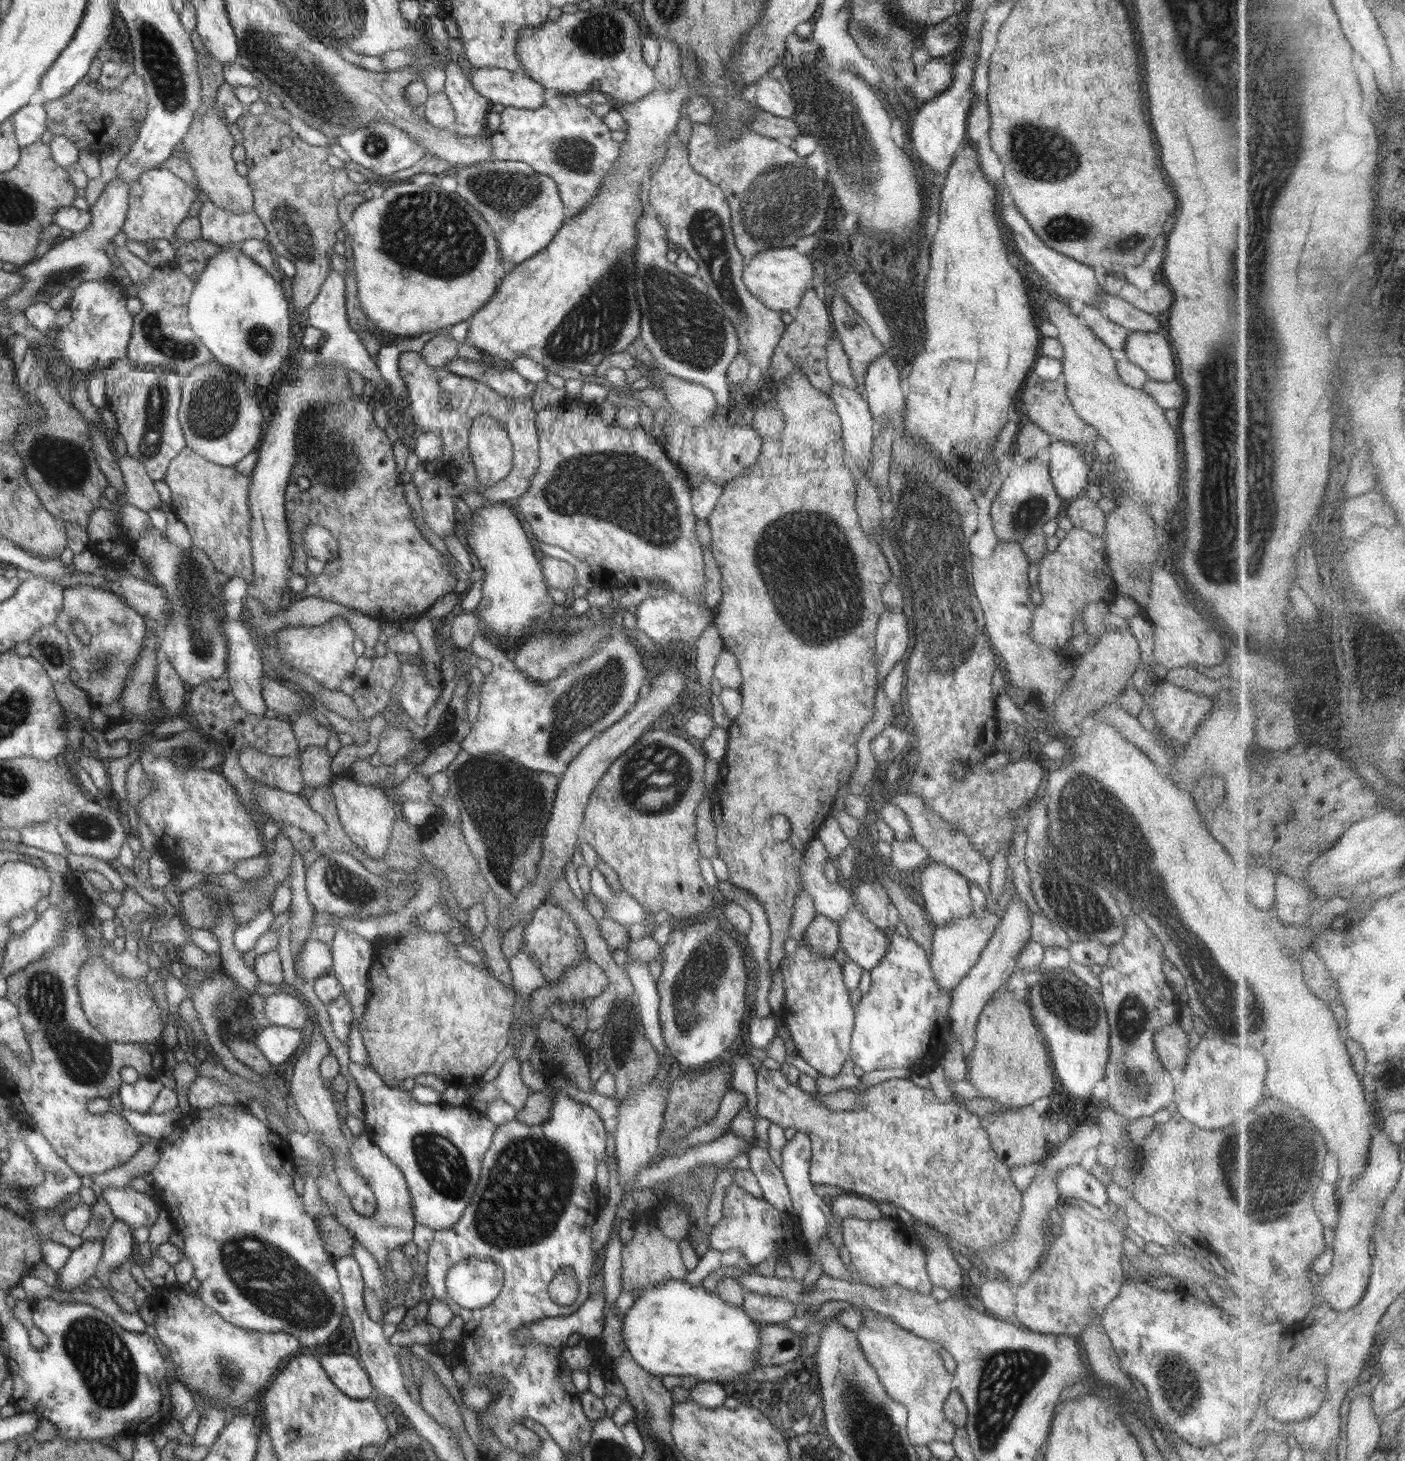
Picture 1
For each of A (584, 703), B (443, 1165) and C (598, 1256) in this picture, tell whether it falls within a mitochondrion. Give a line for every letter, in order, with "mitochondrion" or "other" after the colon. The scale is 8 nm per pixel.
A: mitochondrion
B: mitochondrion
C: other

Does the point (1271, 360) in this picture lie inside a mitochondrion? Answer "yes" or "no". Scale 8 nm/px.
yes

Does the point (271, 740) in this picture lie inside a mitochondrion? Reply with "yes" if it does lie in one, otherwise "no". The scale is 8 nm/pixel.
no

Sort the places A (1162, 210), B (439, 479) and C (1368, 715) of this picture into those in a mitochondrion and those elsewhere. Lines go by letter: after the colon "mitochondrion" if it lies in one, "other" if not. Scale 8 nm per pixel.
A: other
B: other
C: other

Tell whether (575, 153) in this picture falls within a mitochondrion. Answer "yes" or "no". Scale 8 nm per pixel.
yes

